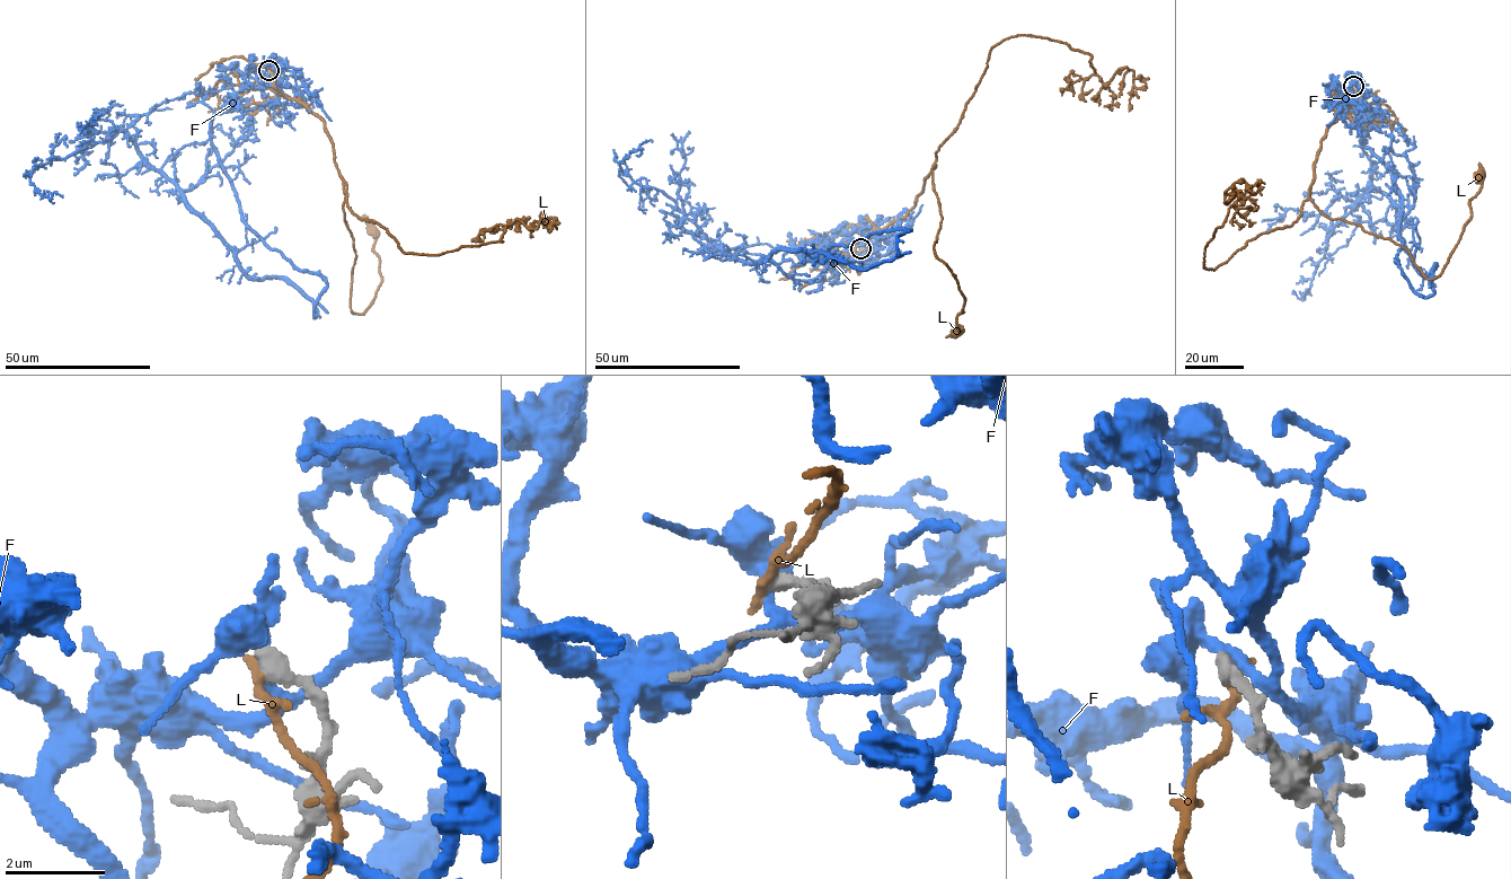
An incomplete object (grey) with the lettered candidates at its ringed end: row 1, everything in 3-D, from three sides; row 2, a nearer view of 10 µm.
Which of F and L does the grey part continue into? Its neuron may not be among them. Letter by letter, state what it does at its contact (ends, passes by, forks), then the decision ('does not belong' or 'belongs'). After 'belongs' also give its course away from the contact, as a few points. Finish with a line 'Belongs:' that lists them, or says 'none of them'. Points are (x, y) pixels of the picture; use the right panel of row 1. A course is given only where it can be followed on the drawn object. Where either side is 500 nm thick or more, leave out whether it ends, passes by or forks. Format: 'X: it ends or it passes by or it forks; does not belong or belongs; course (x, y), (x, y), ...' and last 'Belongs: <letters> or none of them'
F: it forks; does not belong
L: it passes by; does not belong
Belongs: none of them

